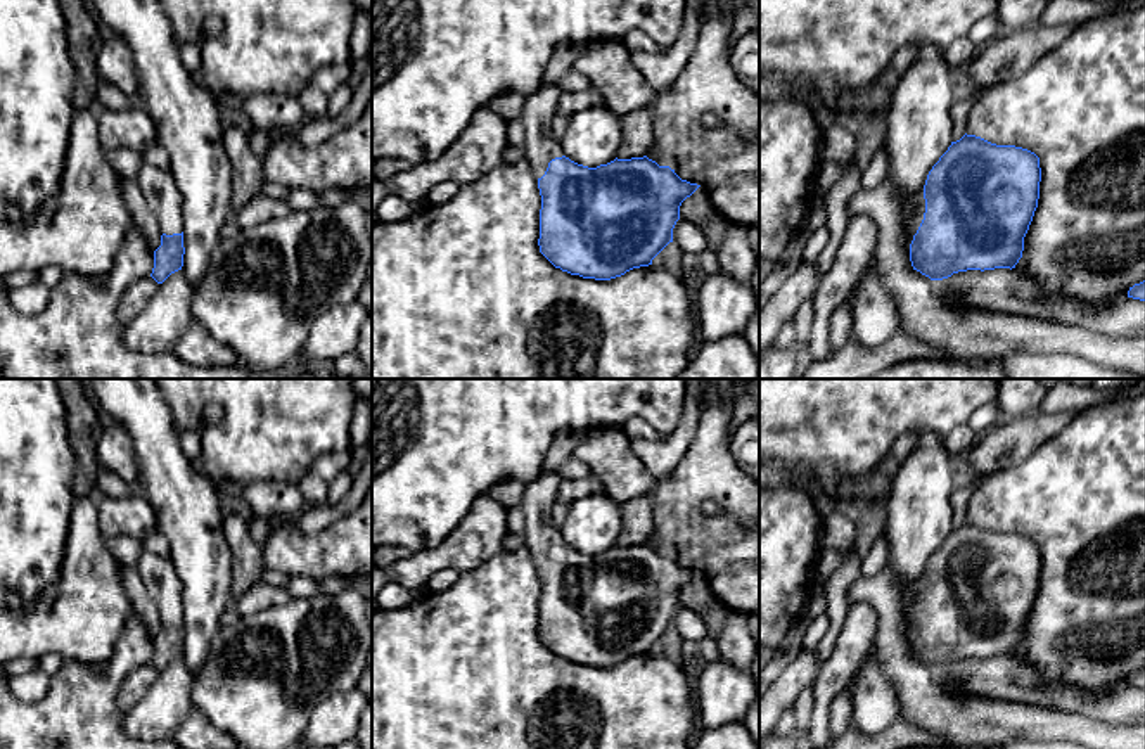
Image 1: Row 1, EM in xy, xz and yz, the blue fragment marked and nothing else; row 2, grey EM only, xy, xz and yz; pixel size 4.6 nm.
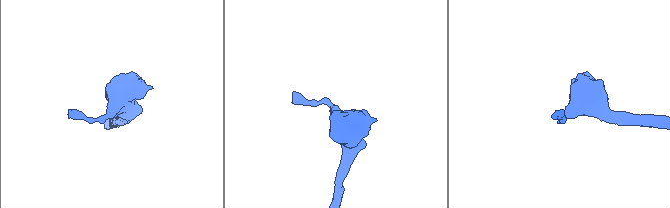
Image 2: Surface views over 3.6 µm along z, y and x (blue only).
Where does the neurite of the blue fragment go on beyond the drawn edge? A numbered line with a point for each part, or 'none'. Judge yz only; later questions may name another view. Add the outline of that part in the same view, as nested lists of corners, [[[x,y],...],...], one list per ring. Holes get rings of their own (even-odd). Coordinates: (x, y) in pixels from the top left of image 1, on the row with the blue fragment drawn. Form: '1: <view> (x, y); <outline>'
1: yz (917, 199); [[[920,190],[918,194],[915,194],[912,197],[912,202],[915,204],[915,213],[913,218],[910,220],[910,234],[912,237],[917,234],[922,220],[924,220],[924,213],[925,213],[925,199],[924,199],[924,190]]]

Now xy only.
1: xy (159, 191); [[[144,163],[135,180],[150,213],[157,218],[161,232],[166,235],[182,234],[182,194],[170,170]]]

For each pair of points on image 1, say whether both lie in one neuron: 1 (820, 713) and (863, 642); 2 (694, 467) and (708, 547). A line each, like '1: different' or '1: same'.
1: same
2: same

